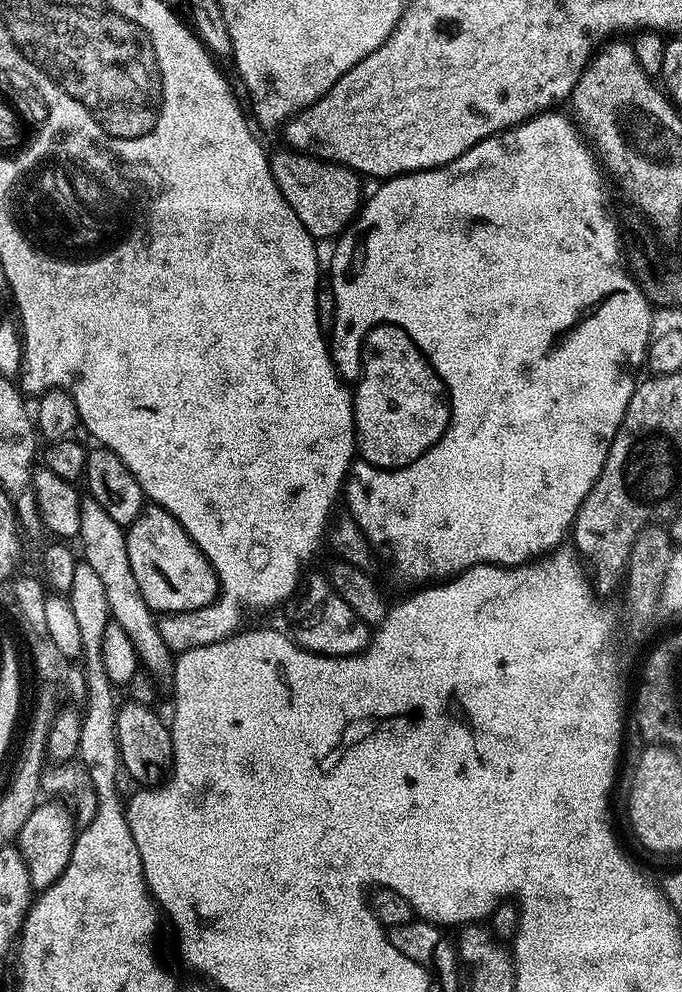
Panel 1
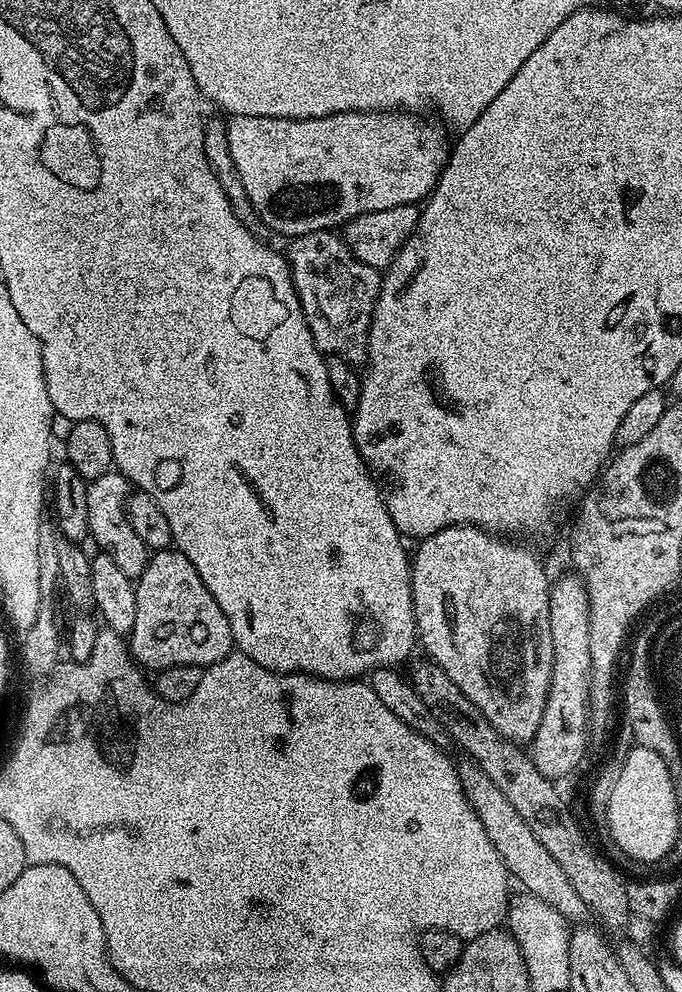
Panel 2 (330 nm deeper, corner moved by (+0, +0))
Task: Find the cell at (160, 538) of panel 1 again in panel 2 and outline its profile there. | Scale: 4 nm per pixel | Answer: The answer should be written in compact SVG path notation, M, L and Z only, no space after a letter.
M175 547L153 551L148 557L146 570L140 575L139 580L135 581L135 585L138 614L134 618L134 626L130 633L130 651L137 665L154 670L187 664L207 666L222 662L222 658L232 655L234 645L230 622L226 622L222 606L214 602L214 594L206 590L198 570L194 570L194 562L190 562L186 554L182 554Z

